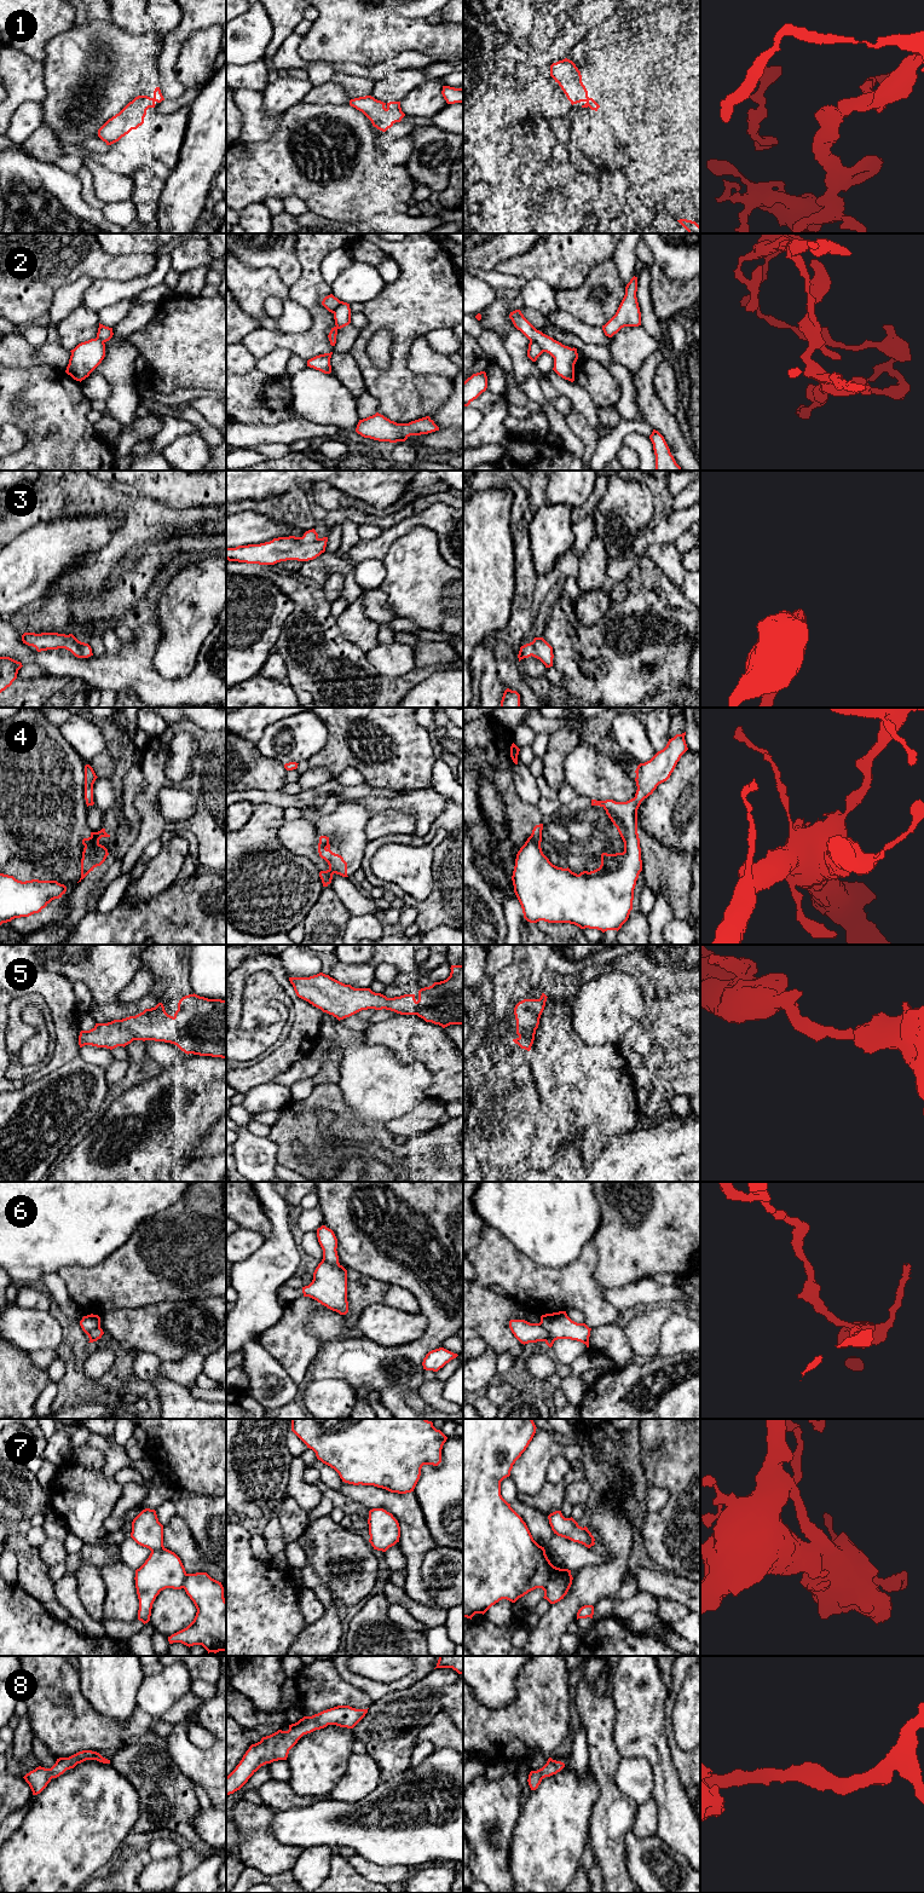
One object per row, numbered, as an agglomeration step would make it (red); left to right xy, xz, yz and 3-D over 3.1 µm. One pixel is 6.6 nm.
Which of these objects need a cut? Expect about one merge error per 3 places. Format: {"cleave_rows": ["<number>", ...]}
{"cleave_rows": ["2", "6"]}

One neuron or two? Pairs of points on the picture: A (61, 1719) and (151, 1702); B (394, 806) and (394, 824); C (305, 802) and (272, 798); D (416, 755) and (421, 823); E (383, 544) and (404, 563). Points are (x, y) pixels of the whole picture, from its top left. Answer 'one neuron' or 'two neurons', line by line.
A: two neurons
B: two neurons
C: one neuron
D: two neurons
E: two neurons

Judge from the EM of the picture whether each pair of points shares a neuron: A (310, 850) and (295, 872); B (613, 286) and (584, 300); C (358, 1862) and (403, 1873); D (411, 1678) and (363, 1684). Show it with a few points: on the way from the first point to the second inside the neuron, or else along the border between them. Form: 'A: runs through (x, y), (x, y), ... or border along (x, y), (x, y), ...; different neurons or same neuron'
A: border along (281, 843), (289, 850), (305, 855), (319, 871); different neurons
B: runs through (605, 282), (595, 282), (585, 292); same neuron
C: runs through (369, 1870), (392, 1873); same neuron
D: runs through (399, 1684), (391, 1687), (375, 1687); same neuron

